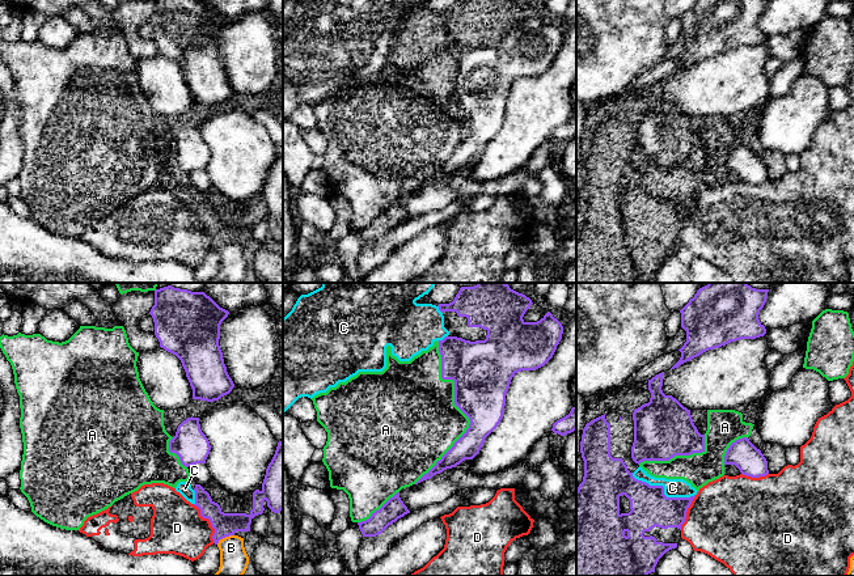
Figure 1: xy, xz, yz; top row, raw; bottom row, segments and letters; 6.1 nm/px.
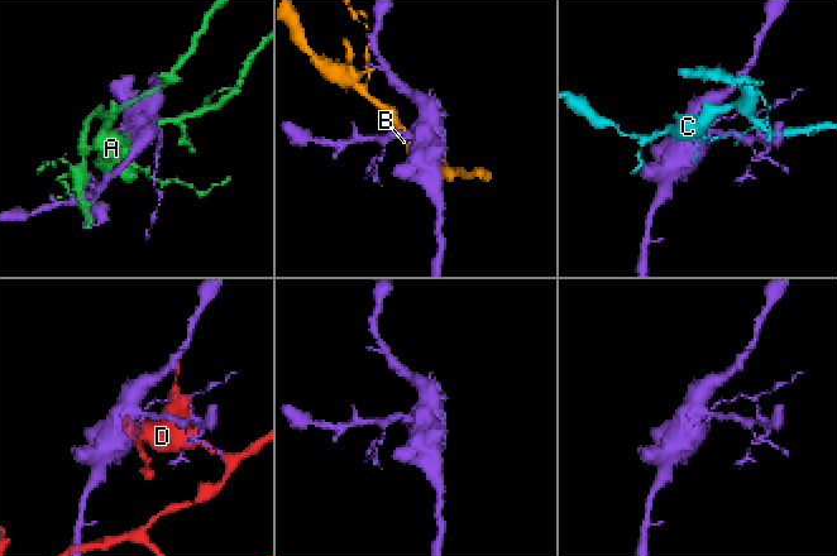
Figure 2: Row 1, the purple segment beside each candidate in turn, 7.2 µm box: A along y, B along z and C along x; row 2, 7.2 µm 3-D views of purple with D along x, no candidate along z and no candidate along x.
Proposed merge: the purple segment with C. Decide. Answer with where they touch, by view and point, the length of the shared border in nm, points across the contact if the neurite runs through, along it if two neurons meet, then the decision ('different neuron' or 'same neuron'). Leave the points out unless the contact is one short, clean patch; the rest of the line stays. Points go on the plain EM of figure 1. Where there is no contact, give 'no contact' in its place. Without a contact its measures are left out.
yz (663, 197) | 420 nm | different neuron

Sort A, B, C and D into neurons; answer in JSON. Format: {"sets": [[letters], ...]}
{"sets": [["A"], ["B"], ["C"], ["D"]]}

